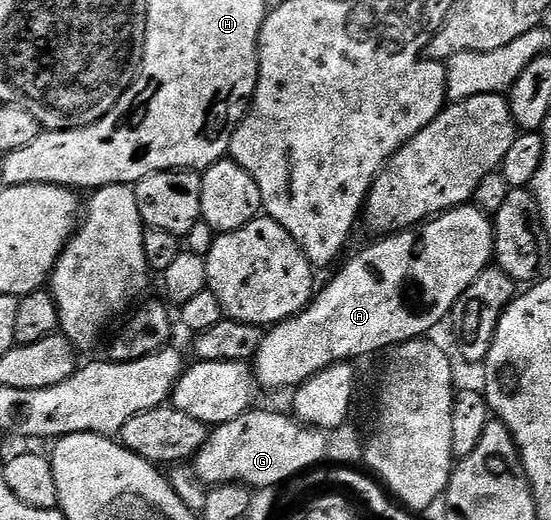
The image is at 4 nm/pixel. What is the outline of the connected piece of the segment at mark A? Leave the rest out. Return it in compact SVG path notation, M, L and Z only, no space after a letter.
M474 204L432 217L418 228L401 230L384 237L355 254L335 274L335 279L312 297L307 309L300 310L283 322L276 322L264 333L259 351L253 359L255 381L263 386L300 386L317 372L334 362L355 360L358 354L386 351L401 342L430 335L431 329L450 315L461 292L492 265L495 256L495 228L485 211Z

